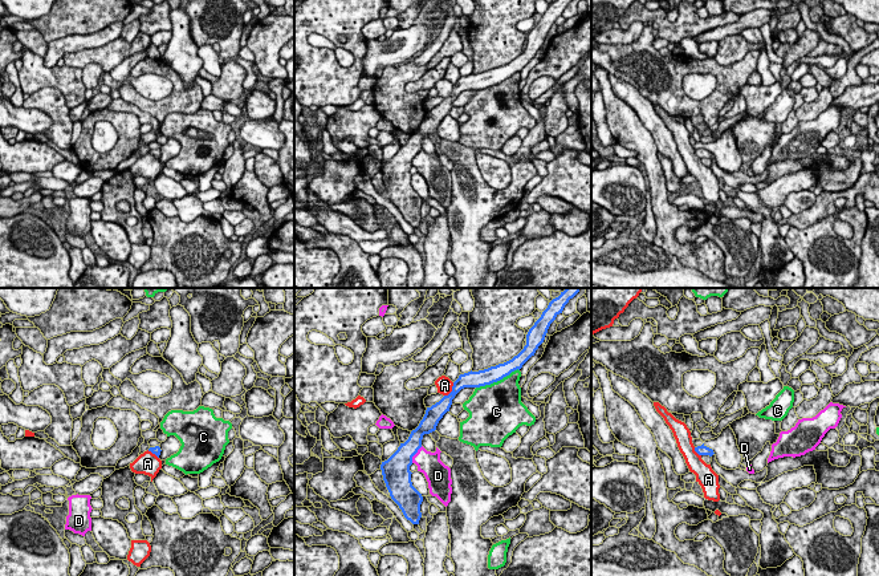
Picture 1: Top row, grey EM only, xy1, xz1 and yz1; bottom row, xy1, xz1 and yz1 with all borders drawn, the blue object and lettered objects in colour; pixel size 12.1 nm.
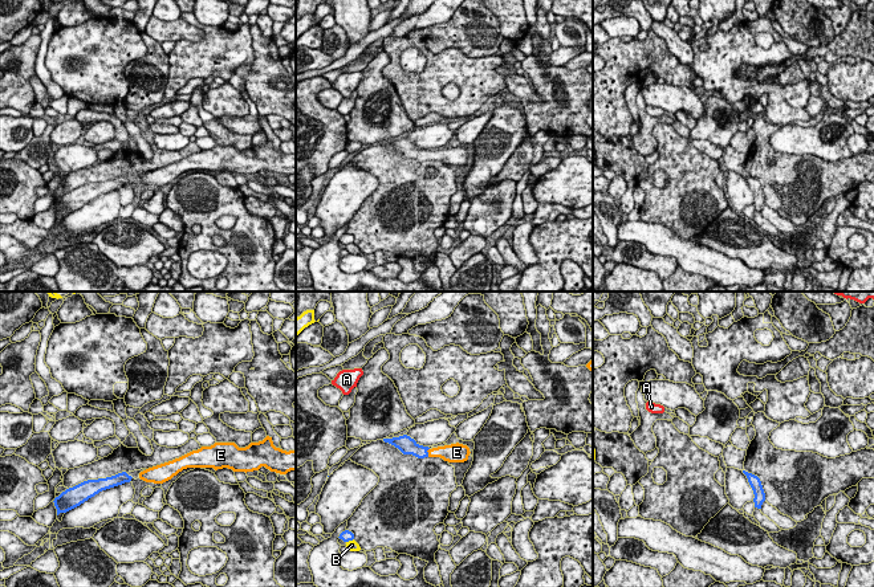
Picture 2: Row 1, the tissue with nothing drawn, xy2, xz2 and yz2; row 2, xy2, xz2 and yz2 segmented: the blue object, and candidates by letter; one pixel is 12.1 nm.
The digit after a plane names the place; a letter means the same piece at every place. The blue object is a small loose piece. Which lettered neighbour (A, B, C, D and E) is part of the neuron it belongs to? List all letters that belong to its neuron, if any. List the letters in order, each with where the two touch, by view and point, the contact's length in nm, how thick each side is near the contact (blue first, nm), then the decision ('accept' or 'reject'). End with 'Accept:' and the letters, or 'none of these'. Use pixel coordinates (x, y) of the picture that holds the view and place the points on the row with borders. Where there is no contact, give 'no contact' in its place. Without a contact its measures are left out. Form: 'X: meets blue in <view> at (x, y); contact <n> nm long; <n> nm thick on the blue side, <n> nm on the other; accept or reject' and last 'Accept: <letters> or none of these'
A: meets blue in xz1 at (452, 390); contact 220 nm long; 190 nm thick on the blue side, 190 nm on the other; reject
B: meets blue in xz2 at (349, 539); contact 110 nm long; 140 nm thick on the blue side, 130 nm on the other; reject
C: meets blue in xz1 at (497, 380); contact 550 nm long; 190 nm thick on the blue side, 460 nm on the other; reject
D: meets blue in xz1 at (415, 453); contact 240 nm long; 280 nm thick on the blue side, 280 nm on the other; reject
E: meets blue in xz2 at (427, 452); contact 110 nm long; 200 nm thick on the blue side, 190 nm on the other; accept
Accept: E

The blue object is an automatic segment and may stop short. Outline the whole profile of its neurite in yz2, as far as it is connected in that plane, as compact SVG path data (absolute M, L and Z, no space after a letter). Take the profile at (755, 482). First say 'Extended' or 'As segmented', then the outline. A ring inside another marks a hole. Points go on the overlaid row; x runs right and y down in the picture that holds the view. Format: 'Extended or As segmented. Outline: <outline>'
As segmented. Outline: M743 470L743 473L747 476L748 482L753 490L755 498L755 507L761 509L763 502L765 501L765 493L761 485L761 481L757 476L748 473L745 470Z

